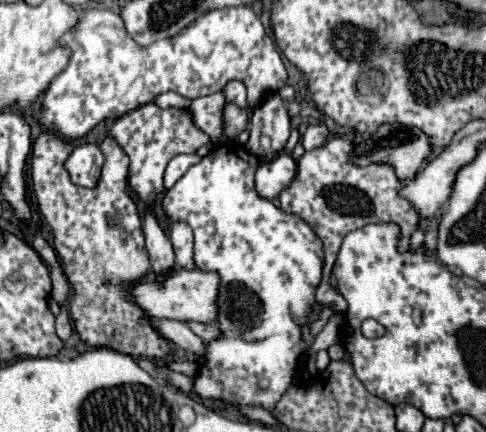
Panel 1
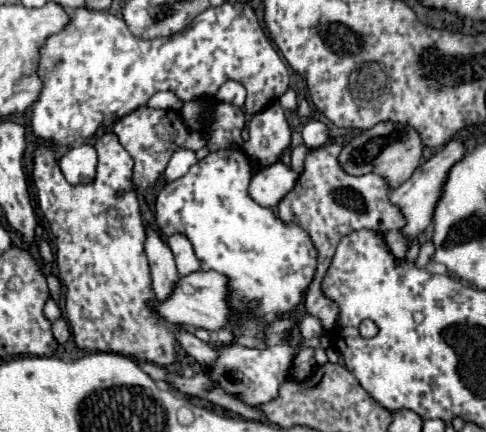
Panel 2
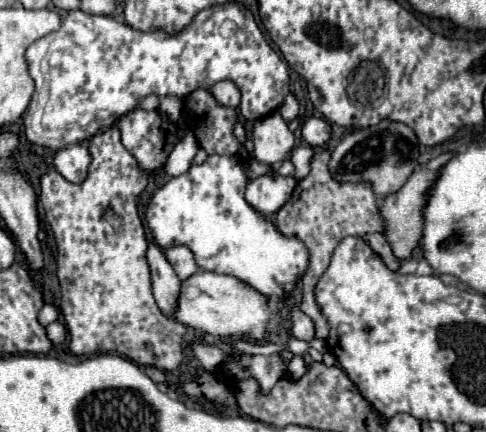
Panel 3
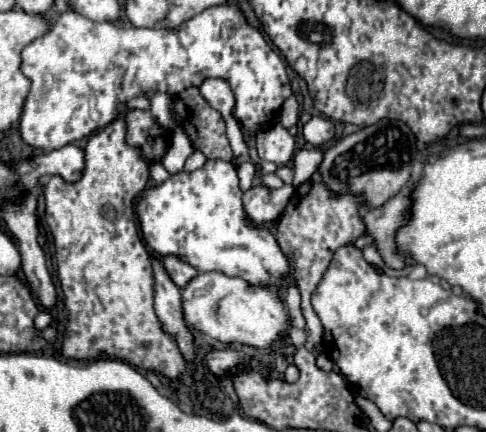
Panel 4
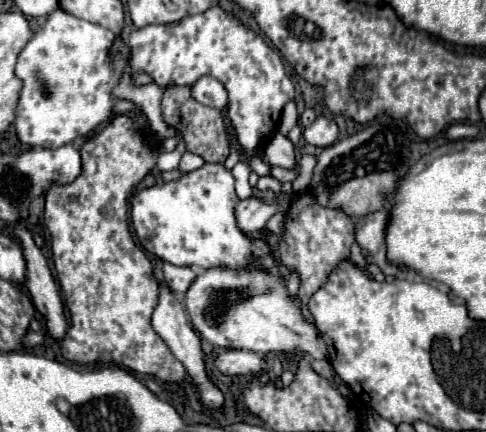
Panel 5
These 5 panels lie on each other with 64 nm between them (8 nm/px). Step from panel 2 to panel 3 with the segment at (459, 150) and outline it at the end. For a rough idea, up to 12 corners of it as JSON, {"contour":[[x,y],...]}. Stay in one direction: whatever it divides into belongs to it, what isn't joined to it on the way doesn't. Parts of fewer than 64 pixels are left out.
{"contour":[[444,152],[380,202],[386,240],[400,260],[422,238],[424,208]]}

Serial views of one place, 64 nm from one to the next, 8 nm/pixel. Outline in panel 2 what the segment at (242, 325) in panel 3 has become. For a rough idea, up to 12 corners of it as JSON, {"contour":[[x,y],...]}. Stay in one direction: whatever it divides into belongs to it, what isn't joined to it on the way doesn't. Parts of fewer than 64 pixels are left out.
{"contour":[[180,276],[166,300],[150,302],[164,320],[228,328],[226,276]]}

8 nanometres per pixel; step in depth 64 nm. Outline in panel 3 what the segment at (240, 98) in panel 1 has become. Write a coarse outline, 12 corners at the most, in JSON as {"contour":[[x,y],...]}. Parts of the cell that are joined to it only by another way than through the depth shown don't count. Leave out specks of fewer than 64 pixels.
{"contour":[[232,80],[208,90],[218,104],[238,108],[240,90]]}

